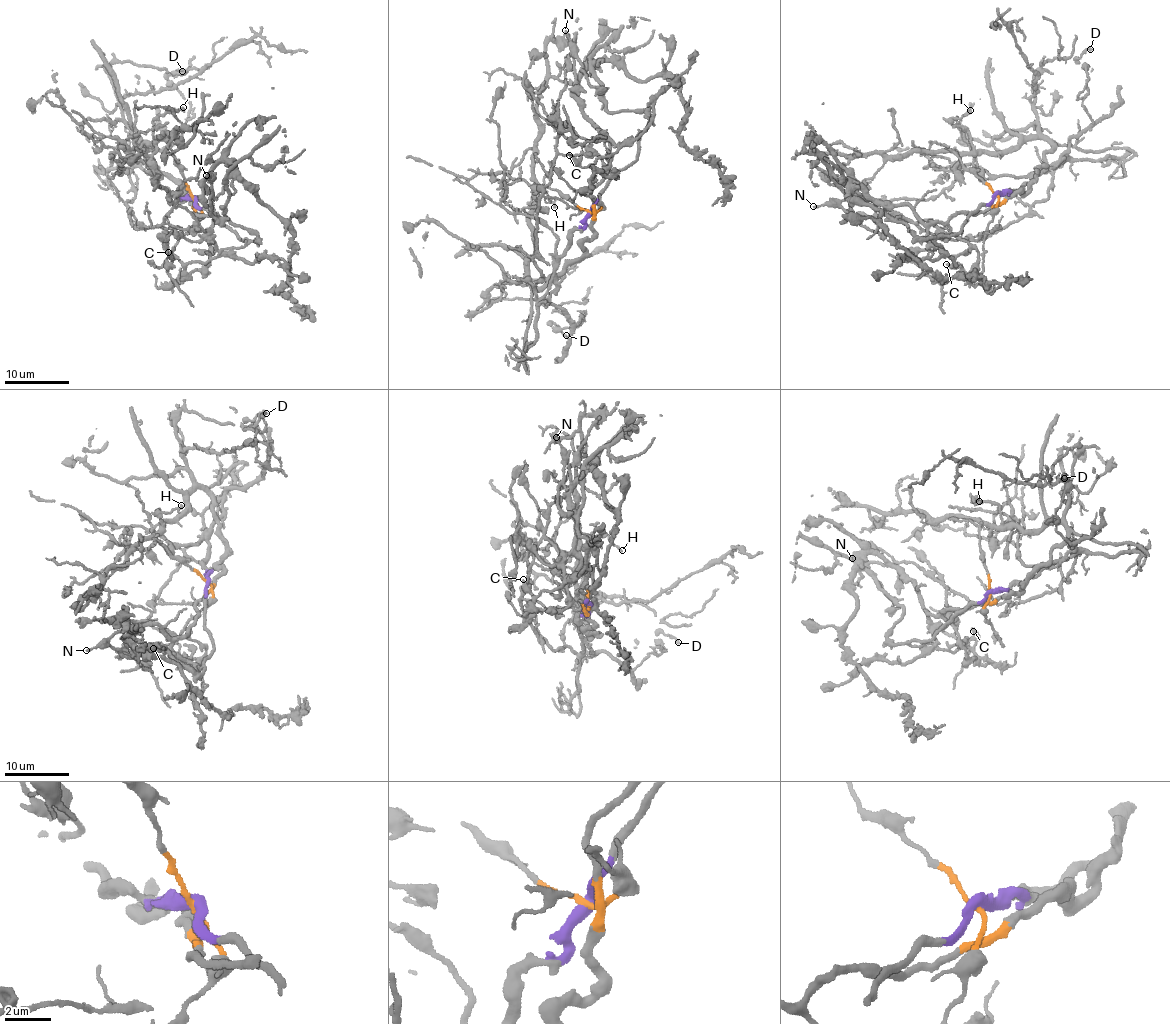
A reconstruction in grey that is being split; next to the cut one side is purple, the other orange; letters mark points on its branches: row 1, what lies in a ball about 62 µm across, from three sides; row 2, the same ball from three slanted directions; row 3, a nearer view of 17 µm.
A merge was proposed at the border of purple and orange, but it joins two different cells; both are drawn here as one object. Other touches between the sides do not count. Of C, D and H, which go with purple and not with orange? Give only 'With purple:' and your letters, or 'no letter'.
With purple: C, D

